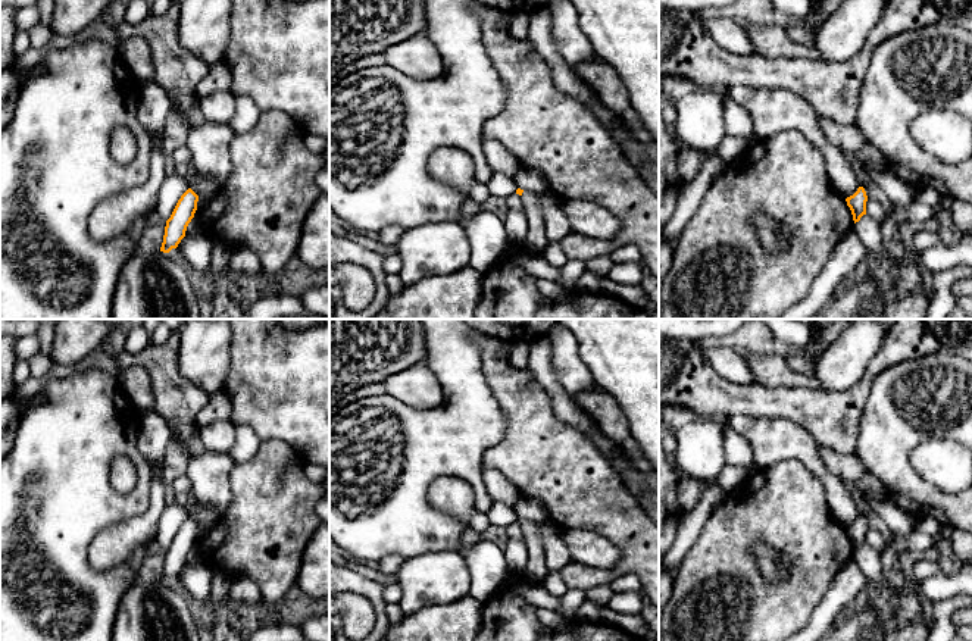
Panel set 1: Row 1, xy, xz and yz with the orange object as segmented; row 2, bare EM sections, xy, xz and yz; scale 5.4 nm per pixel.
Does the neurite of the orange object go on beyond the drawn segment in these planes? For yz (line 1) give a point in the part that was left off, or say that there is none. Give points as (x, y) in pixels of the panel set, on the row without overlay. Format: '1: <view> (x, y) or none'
1: none

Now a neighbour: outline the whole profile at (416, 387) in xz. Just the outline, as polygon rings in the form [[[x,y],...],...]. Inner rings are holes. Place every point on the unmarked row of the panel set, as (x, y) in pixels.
[[[426,362],[396,372],[382,384],[388,395],[412,409],[425,410],[438,407],[443,403],[440,381],[429,370]]]

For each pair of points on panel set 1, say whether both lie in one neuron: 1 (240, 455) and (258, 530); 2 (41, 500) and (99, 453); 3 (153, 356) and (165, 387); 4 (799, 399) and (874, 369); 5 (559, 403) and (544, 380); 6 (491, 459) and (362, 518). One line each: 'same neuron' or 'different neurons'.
1: different neurons
2: same neuron
3: same neuron
4: same neuron
5: same neuron
6: different neurons

